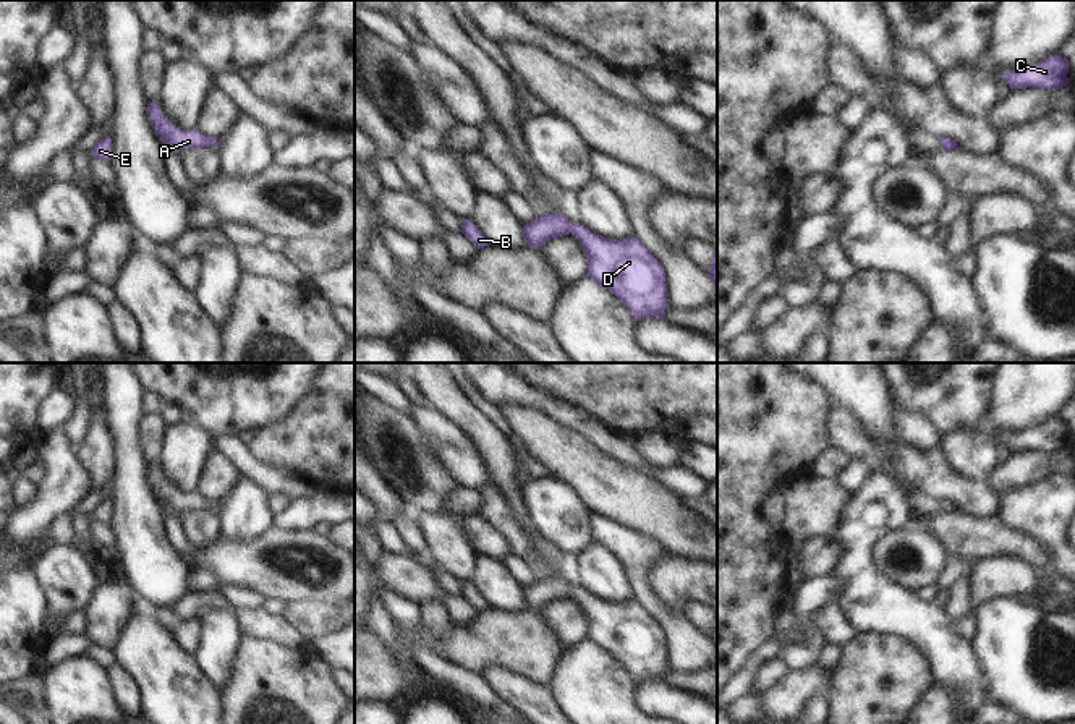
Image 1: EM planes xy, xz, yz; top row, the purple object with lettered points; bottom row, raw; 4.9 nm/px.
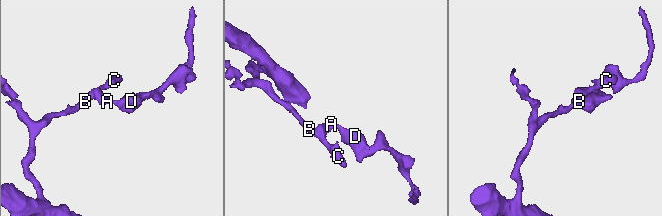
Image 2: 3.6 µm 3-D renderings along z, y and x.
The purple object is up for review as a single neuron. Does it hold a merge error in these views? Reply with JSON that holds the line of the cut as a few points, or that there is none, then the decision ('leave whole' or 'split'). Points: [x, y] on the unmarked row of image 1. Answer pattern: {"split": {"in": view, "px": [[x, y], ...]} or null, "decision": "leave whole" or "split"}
{"split": null, "decision": "leave whole"}

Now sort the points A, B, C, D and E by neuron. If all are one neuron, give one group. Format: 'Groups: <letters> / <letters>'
Groups: A B C D E

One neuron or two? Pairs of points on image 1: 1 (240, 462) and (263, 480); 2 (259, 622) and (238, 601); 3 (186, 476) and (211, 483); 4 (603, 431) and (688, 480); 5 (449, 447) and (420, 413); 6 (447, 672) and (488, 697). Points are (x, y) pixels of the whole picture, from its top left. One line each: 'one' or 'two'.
1: one
2: two
3: two
4: one
5: one
6: one

